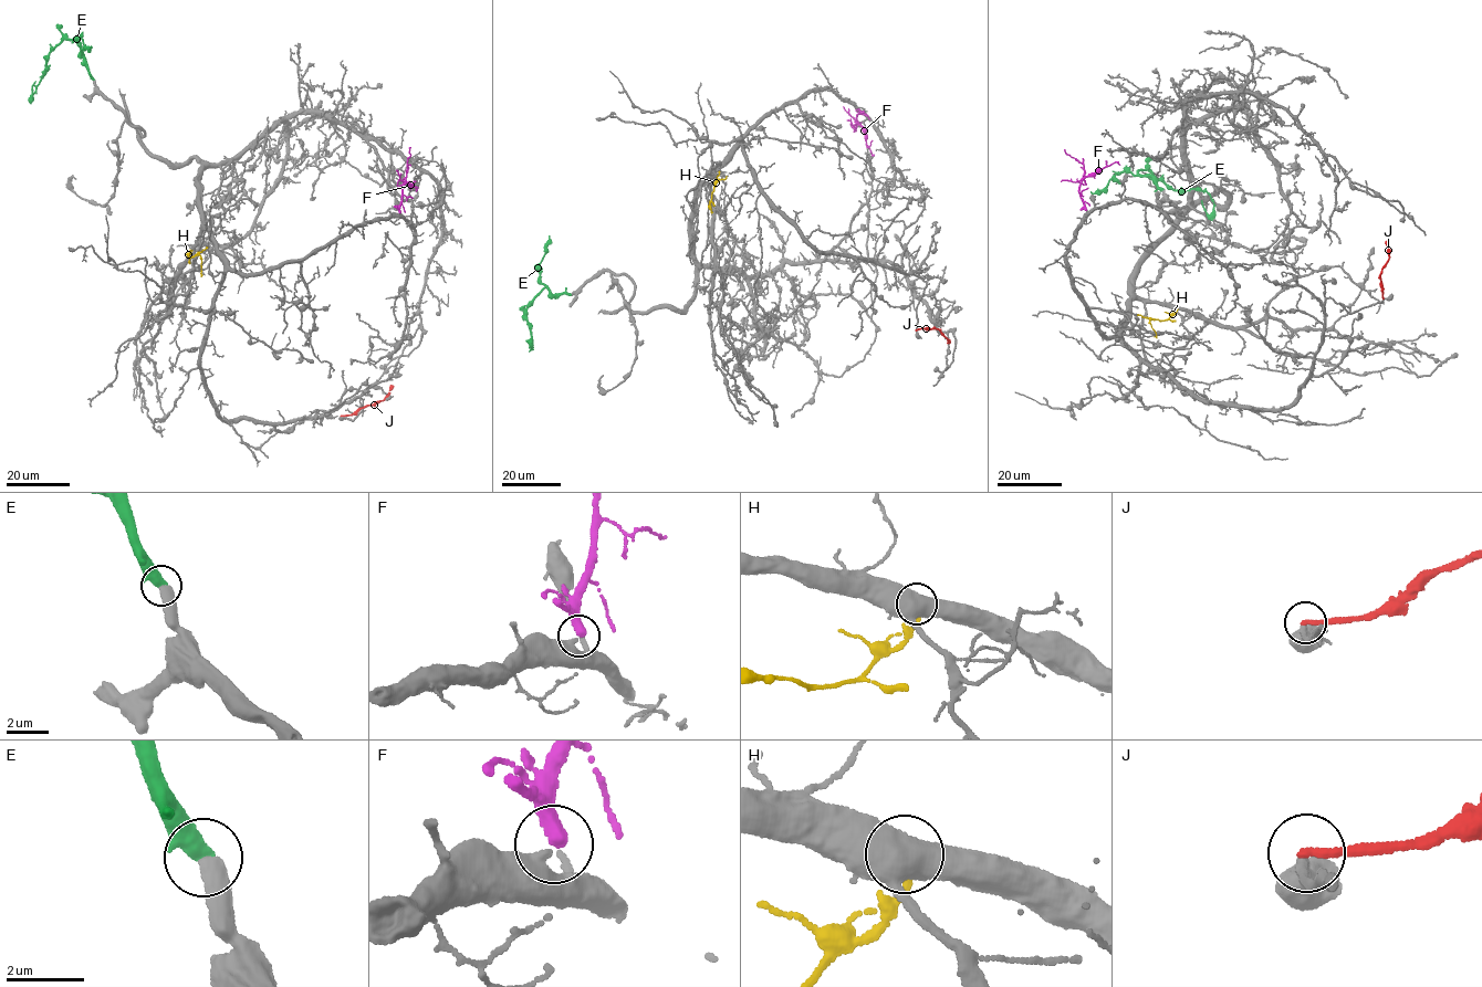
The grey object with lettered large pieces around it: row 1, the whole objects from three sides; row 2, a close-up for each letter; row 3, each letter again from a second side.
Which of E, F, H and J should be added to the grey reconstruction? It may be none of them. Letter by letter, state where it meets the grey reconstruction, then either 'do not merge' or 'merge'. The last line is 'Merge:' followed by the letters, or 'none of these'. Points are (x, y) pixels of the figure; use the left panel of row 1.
E: meets grey at (93, 80); merge
F: meets grey at (399, 212); merge
H: meets grey at (190, 251); do not merge
J: meets grey at (341, 416); do not merge
Merge: E, F

